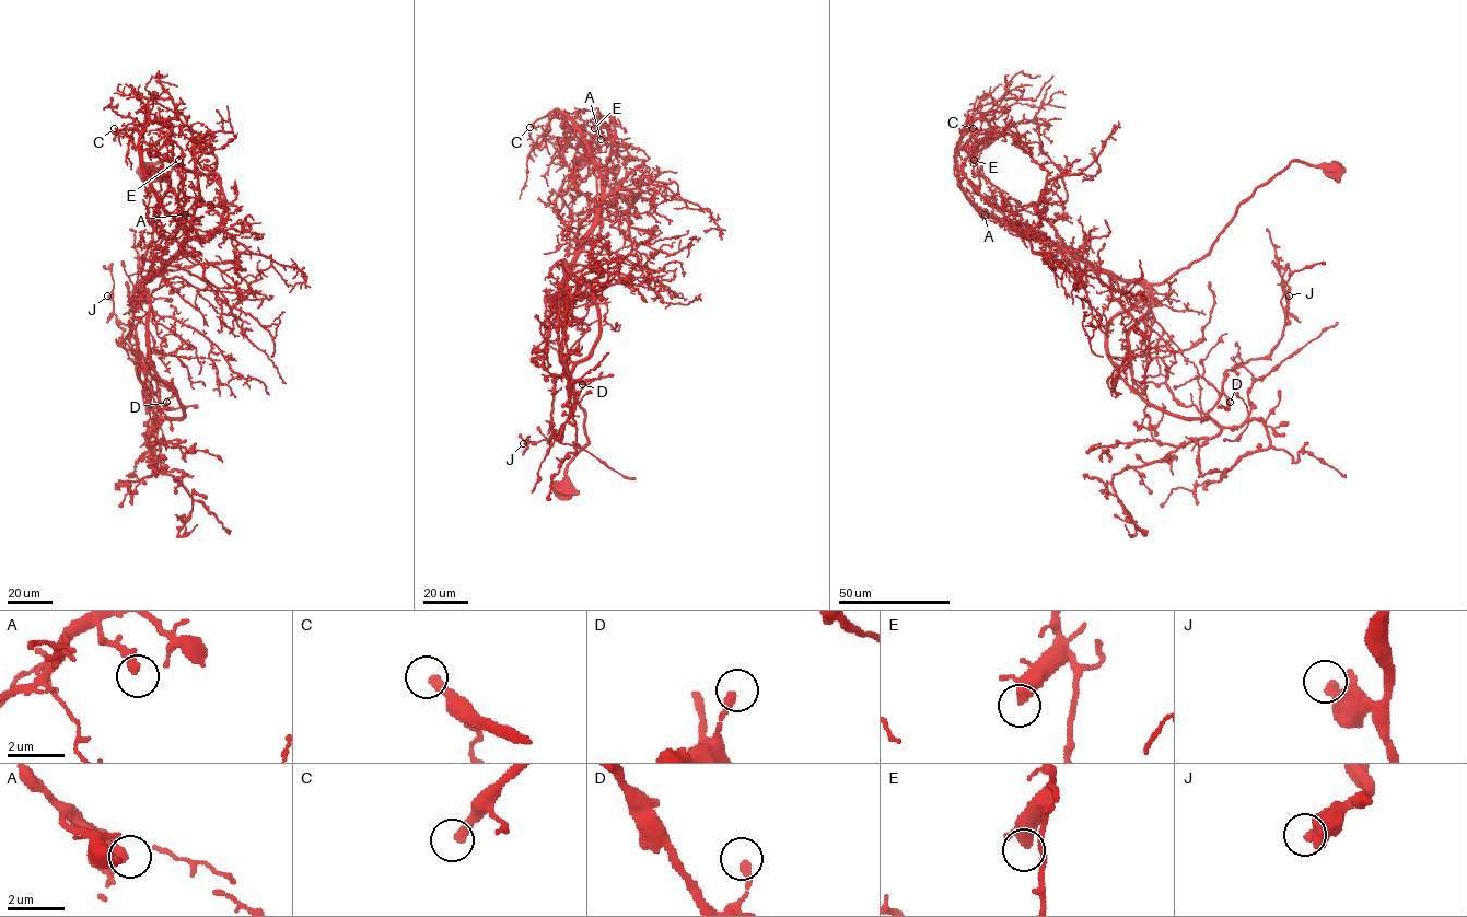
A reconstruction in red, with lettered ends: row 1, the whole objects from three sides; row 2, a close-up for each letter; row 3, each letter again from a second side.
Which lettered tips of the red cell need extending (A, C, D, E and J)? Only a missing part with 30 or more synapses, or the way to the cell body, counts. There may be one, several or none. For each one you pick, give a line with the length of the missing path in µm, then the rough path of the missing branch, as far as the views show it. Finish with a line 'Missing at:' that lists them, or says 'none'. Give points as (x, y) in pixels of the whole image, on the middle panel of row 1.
C: missing 60 µm; course (530, 127), (522, 144), (527, 218)
Missing at: C

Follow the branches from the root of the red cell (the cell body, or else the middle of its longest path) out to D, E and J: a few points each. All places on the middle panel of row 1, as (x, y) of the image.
D: (565, 488), (588, 437), (557, 306), (561, 376), (582, 384)
E: (565, 488), (588, 437), (560, 359), (558, 291), (595, 219), (601, 177), (557, 109), (594, 128)
J: (565, 488), (588, 442), (560, 359), (567, 304), (547, 317), (558, 310), (569, 358), (551, 437), (523, 443)

